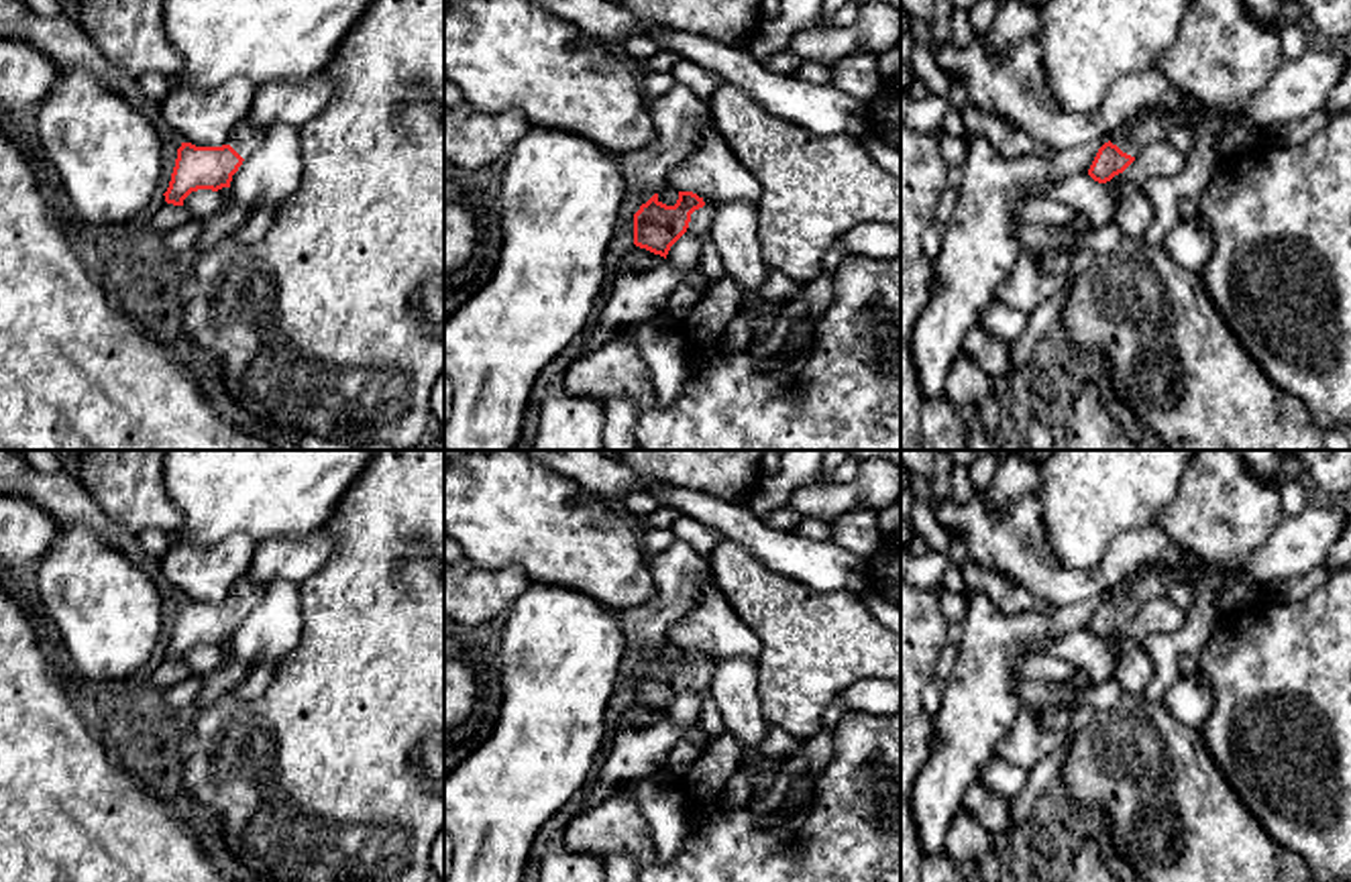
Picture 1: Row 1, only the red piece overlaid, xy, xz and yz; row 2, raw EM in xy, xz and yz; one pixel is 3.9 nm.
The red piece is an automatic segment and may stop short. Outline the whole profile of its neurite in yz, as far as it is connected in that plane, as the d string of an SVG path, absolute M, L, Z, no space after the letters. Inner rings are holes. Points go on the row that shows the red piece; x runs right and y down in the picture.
M1164 108L1131 118L1109 143L1098 149L1088 175L1098 183L1111 181L1147 147L1166 141L1168 132L1184 120L1186 116L1182 112L1168 112Z

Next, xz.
M679 191L674 206L666 206L654 194L634 214L634 244L666 259L670 246L689 234L699 246L711 236L713 212L693 191Z

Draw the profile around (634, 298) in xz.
M666 259L650 271L617 275L583 354L593 352L630 324L664 318L666 297L683 283L691 283L703 295L713 285L699 265L681 271Z

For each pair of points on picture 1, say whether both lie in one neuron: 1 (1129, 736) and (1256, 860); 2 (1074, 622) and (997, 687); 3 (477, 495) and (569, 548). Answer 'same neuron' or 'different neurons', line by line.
1: same neuron
2: same neuron
3: same neuron

